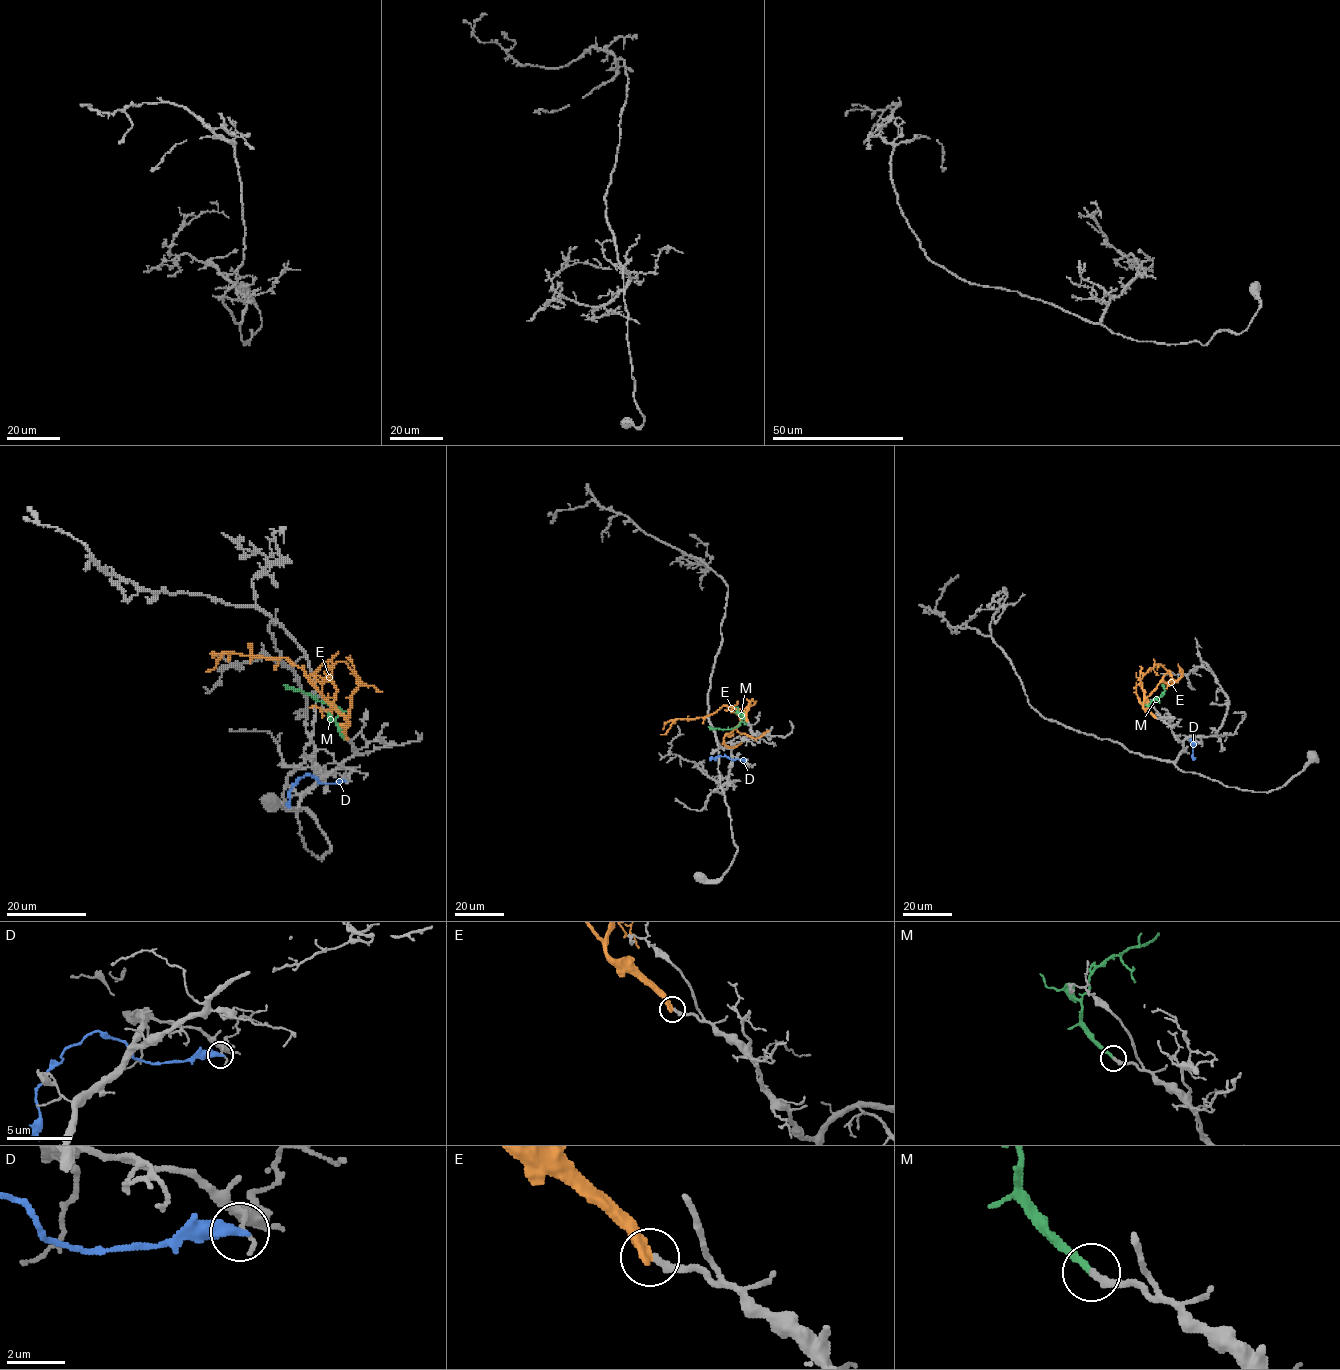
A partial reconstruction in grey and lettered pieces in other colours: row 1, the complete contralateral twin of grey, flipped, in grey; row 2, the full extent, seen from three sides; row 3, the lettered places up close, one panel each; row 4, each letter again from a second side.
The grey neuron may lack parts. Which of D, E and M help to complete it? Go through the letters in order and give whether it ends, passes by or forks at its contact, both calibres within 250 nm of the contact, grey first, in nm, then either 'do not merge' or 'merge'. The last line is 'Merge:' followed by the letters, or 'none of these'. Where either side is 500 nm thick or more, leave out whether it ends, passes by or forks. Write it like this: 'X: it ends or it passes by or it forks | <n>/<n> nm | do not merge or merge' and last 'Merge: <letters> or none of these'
D: it ends | 200/480 nm | do not merge
E: it ends | 220/480 nm | do not merge
M: it ends | 200/240 nm | merge
Merge: M

